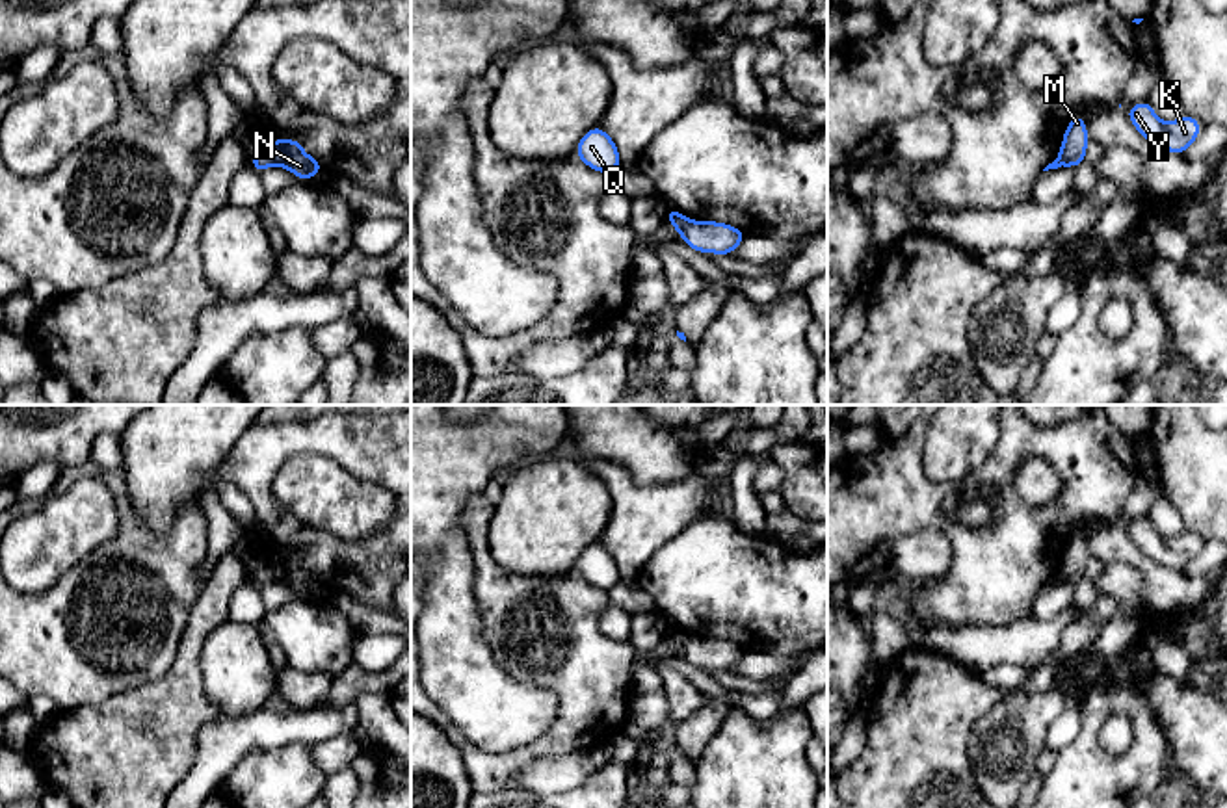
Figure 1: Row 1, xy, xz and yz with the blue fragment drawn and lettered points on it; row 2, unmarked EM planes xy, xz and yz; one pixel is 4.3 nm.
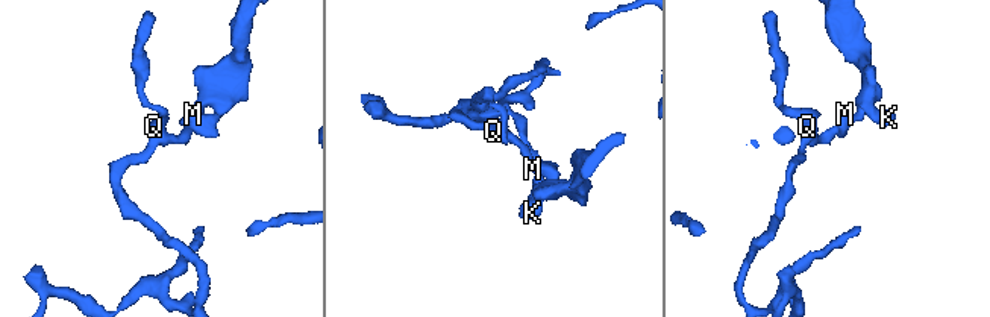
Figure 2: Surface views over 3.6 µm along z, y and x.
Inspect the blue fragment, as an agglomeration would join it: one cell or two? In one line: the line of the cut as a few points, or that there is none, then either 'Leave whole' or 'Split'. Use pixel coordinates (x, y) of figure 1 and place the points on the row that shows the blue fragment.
Split along xy (264, 145), (276, 164). Split

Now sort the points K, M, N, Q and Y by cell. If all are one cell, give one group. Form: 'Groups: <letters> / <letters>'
Groups: K M N Y / Q

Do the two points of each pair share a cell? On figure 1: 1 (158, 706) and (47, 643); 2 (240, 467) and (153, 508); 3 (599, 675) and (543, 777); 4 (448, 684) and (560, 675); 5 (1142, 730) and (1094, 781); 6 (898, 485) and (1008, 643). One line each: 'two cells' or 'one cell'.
1: two cells
2: two cells
3: two cells
4: two cells
5: one cell
6: two cells

